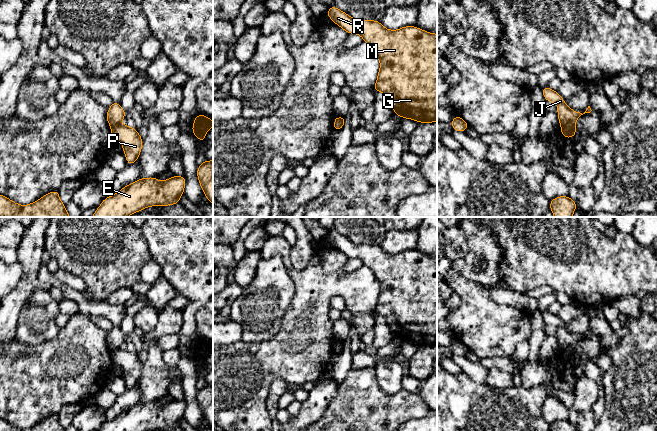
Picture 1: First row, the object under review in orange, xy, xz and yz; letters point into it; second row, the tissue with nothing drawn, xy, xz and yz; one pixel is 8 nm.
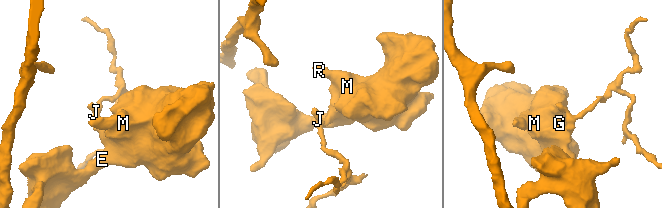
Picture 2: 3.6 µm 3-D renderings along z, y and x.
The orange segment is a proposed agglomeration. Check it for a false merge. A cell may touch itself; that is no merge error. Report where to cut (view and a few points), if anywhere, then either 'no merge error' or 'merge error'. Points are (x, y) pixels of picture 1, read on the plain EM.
yz (574, 348), (563, 348), (561, 350) | merge error

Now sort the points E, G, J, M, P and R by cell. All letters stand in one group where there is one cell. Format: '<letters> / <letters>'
E G M P R / J

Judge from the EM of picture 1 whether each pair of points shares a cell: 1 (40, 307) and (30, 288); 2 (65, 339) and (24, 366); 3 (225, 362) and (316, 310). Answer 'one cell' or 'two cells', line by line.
1: two cells
2: one cell
3: one cell

